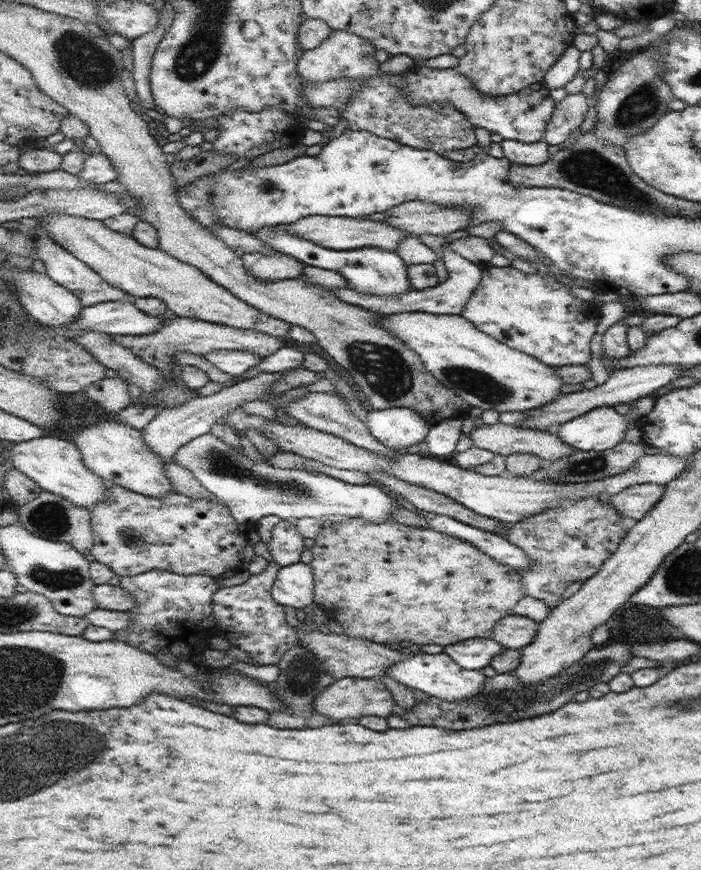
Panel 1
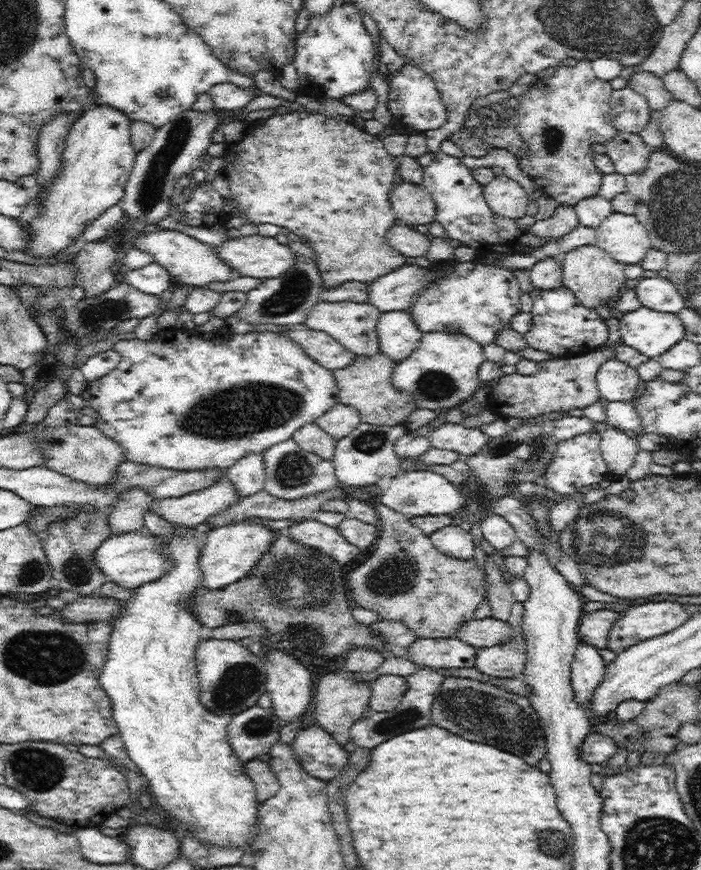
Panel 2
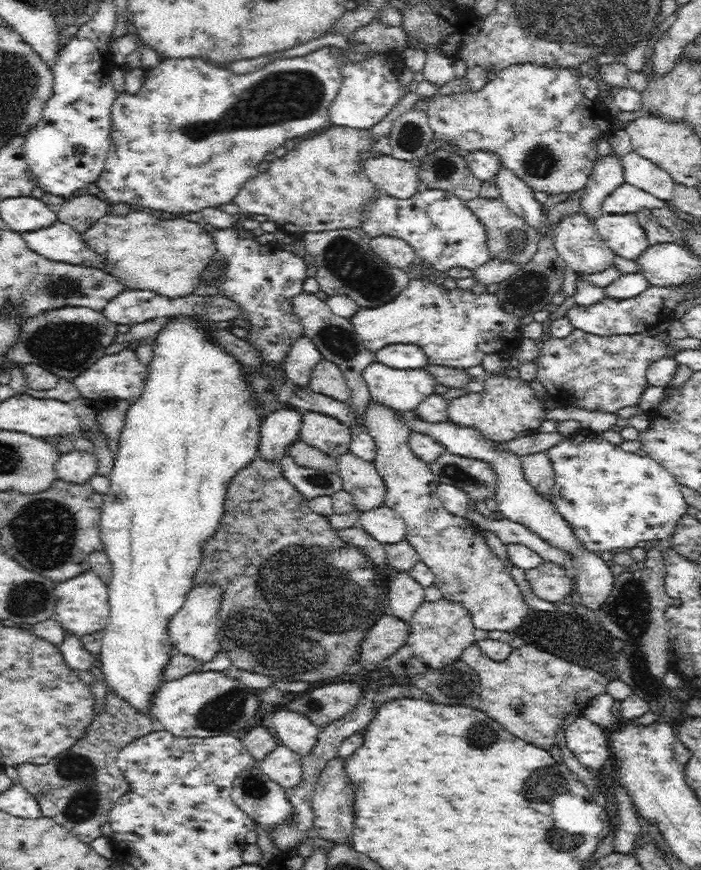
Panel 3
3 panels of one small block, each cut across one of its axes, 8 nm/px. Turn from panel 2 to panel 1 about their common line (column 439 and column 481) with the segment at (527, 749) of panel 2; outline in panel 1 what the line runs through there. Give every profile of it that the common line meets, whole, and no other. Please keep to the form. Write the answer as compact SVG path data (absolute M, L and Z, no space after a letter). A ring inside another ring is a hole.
M613 644L607 648L599 648L599 650L589 650L581 662L573 664L573 668L565 668L561 670L561 674L555 674L555 678L549 678L545 682L539 682L537 686L521 686L517 682L517 678L509 676L509 674L499 674L493 678L487 678L483 690L479 694L475 694L475 698L469 698L465 702L459 704L451 704L439 698L429 698L429 702L417 702L415 708L411 712L403 712L399 710L399 706L395 706L393 714L401 716L403 720L407 720L407 724L411 728L415 726L439 726L439 728L447 728L447 730L465 730L465 728L475 728L475 726L487 726L487 724L495 724L495 722L509 722L509 720L517 720L517 718L531 718L537 714L547 714L557 710L561 704L565 704L567 700L573 700L571 694L577 694L579 690L587 690L599 682L607 684L615 674L619 674L619 670L625 666L625 662L629 662L629 646L625 644Z

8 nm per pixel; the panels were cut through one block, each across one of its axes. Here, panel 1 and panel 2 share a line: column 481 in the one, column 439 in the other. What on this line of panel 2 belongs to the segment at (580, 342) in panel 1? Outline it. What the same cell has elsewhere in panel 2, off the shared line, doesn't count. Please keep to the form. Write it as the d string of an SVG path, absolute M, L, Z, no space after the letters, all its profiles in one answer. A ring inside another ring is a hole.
M444 262L442 266L434 268L434 278L432 282L422 288L422 292L418 294L416 302L410 308L410 318L414 322L414 326L426 334L426 332L452 332L452 334L462 334L474 342L478 342L482 348L496 344L498 336L502 330L512 328L512 320L514 316L518 316L522 312L522 302L520 302L520 282L514 276L512 268L504 268L504 266L492 266L492 264L476 264L472 266L472 262Z

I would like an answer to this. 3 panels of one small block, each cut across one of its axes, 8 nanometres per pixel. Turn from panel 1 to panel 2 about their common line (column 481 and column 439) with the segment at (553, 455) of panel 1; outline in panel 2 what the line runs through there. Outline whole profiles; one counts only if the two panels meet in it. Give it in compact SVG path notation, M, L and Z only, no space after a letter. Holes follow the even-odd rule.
M450 422L430 430L428 438L432 442L432 448L456 452L464 458L478 454L488 442L488 436L482 430L464 428L462 424L450 424Z

